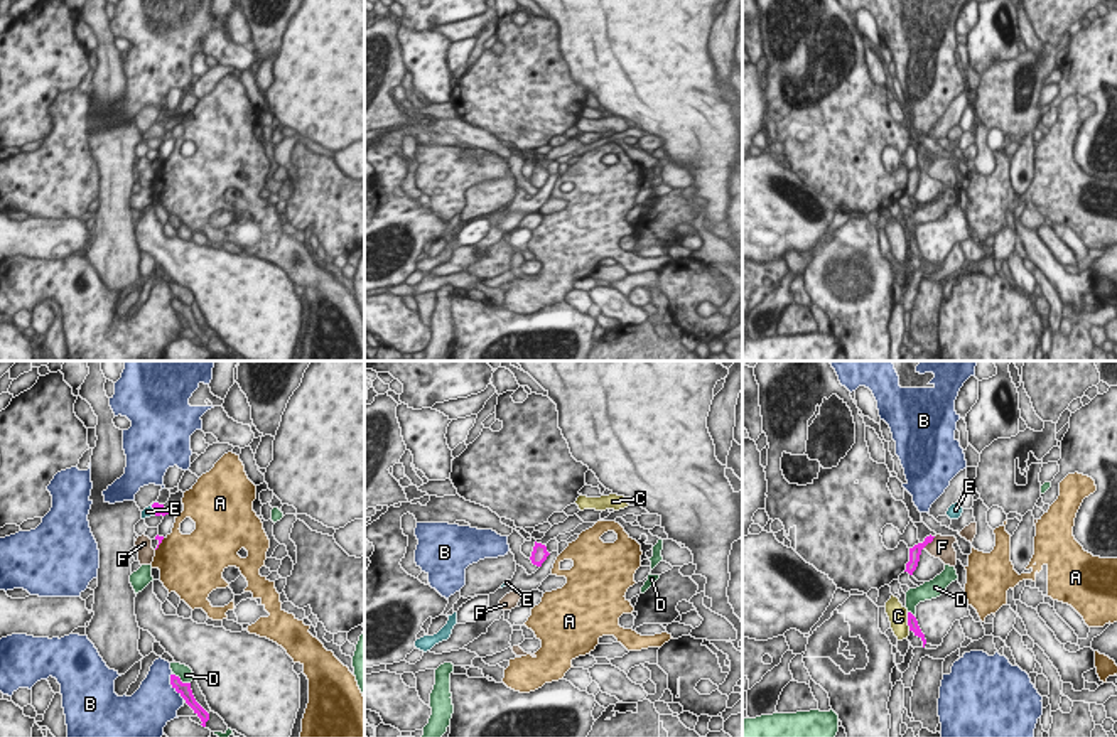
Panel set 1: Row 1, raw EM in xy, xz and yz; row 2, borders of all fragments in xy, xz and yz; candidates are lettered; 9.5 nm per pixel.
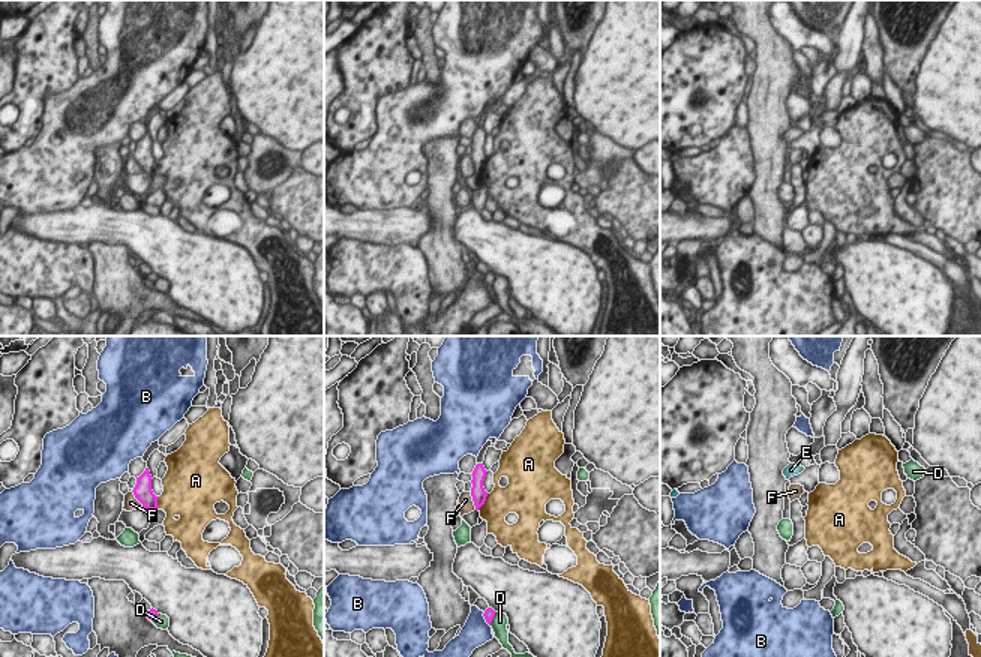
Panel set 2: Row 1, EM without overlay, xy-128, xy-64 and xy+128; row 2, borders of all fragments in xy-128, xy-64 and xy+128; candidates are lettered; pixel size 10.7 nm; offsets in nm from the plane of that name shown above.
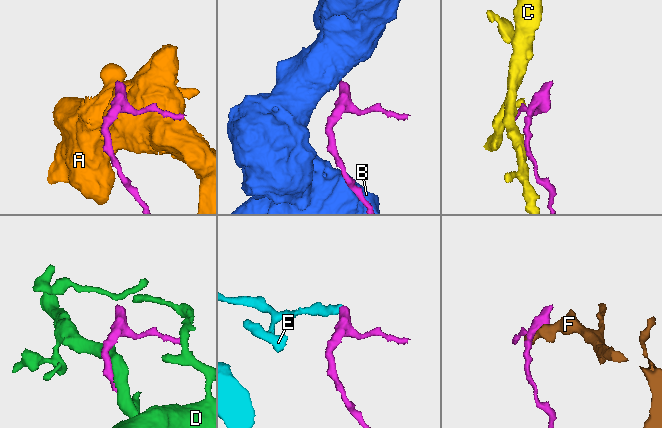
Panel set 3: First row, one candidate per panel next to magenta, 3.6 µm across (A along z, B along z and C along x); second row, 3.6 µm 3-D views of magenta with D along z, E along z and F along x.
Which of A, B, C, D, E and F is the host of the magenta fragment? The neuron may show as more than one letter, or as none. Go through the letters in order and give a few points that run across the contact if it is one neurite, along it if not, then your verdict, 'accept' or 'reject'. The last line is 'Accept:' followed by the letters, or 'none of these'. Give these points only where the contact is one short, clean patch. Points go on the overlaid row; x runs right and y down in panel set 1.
A: reject
B: line xy (171, 673), (171, 683), (184, 699); reject
C: line yz (906, 613), (910, 629); reject
D: reject
E: line xy (157, 510), (152, 506), (147, 511); accept
F: line yz (935, 537), (923, 547); reject
Accept: E

